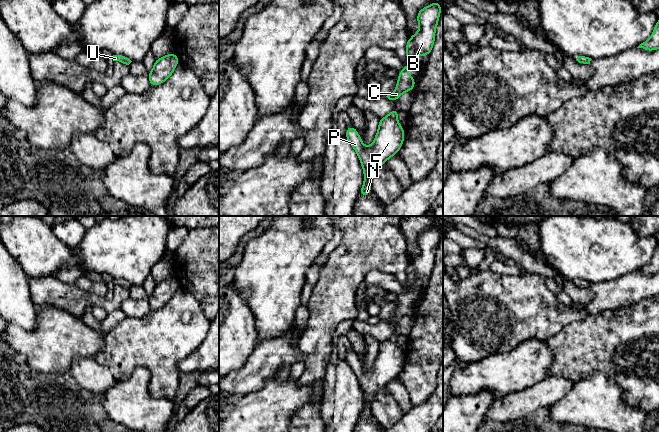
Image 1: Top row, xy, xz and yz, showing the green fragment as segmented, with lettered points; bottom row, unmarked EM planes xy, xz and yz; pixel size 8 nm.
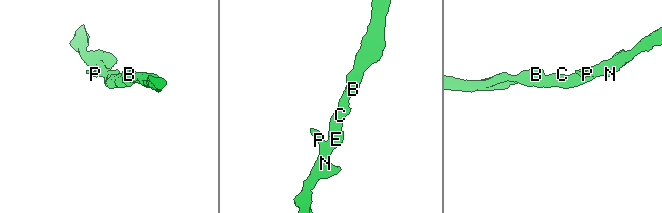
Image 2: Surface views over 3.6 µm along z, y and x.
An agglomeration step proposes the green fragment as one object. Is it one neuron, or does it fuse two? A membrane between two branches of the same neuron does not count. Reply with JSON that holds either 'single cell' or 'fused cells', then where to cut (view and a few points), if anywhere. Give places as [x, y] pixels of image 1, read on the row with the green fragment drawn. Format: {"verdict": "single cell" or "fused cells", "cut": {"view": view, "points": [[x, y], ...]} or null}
{"verdict": "single cell", "cut": null}

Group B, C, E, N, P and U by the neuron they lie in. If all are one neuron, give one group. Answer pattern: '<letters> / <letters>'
B C E N P U

